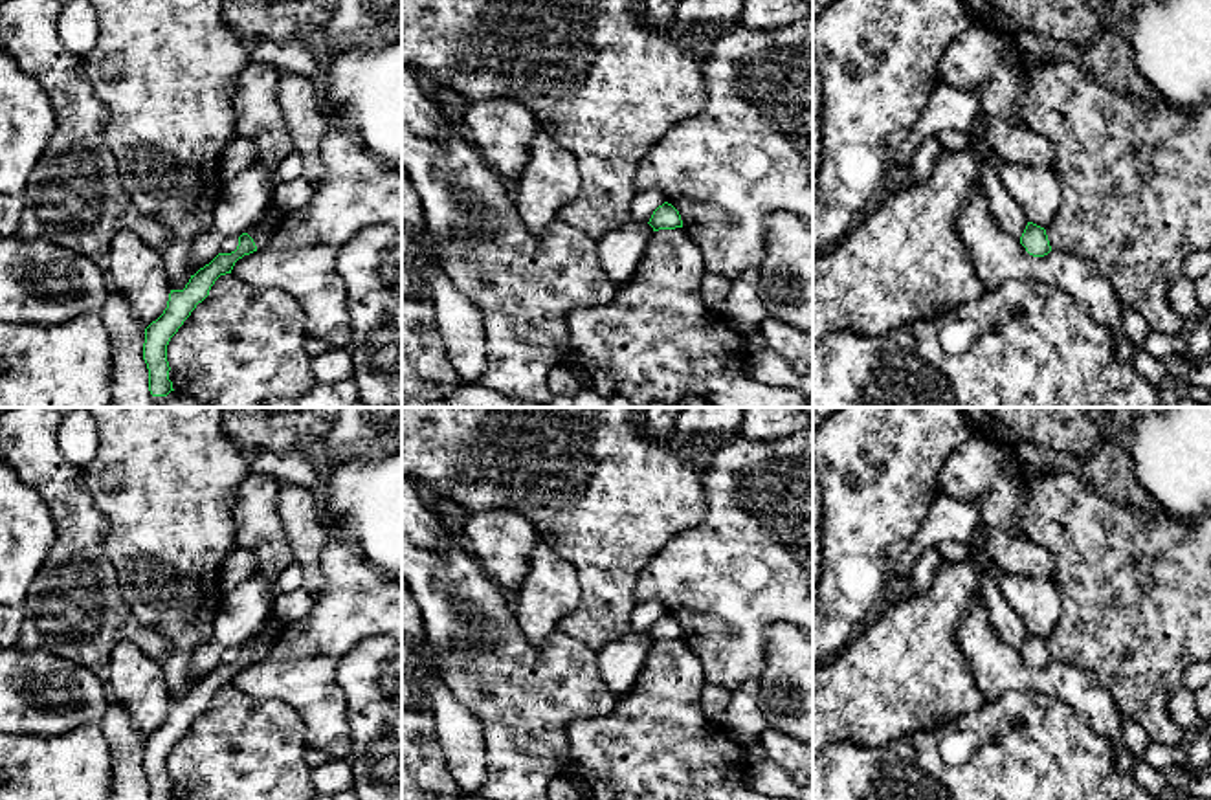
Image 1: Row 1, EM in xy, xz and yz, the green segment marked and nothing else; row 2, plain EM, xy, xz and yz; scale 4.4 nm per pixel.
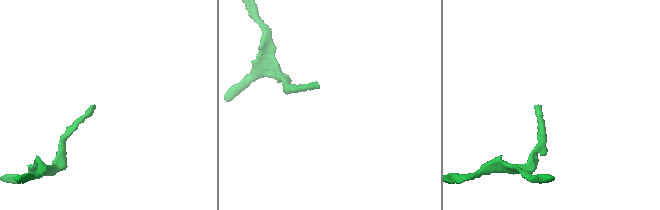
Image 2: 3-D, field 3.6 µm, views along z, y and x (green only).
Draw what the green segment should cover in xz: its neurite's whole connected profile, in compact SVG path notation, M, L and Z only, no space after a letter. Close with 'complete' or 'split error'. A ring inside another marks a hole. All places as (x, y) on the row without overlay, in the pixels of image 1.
M668 613L653 622L648 635L653 639L653 642L683 639L679 622Z; complete

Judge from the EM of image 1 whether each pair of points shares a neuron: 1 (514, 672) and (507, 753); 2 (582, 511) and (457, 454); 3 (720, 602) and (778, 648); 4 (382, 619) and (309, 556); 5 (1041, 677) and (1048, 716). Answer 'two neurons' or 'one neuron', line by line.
1: one neuron
2: one neuron
3: two neurons
4: two neurons
5: two neurons

